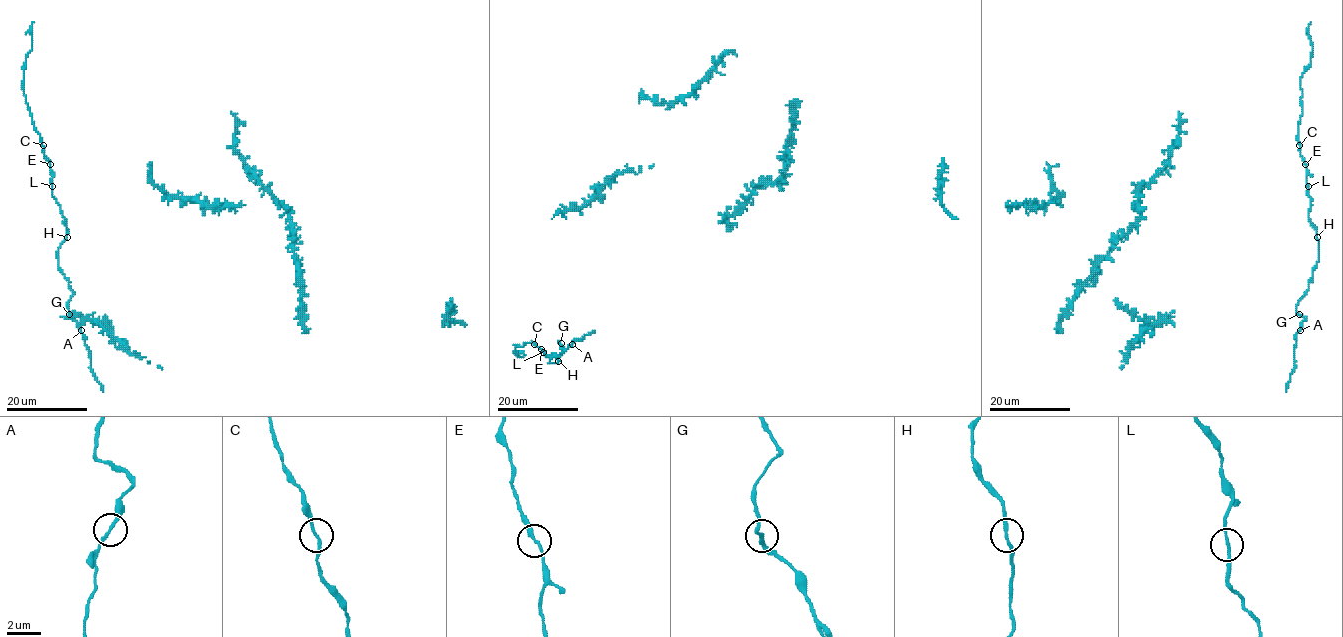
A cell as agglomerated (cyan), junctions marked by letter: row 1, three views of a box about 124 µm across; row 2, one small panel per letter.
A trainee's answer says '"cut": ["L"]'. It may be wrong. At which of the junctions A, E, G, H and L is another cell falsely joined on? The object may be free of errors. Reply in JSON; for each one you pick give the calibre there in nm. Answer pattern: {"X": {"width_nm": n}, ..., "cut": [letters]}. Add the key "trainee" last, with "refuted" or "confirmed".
{"cut": [], "trainee": "refuted"}

